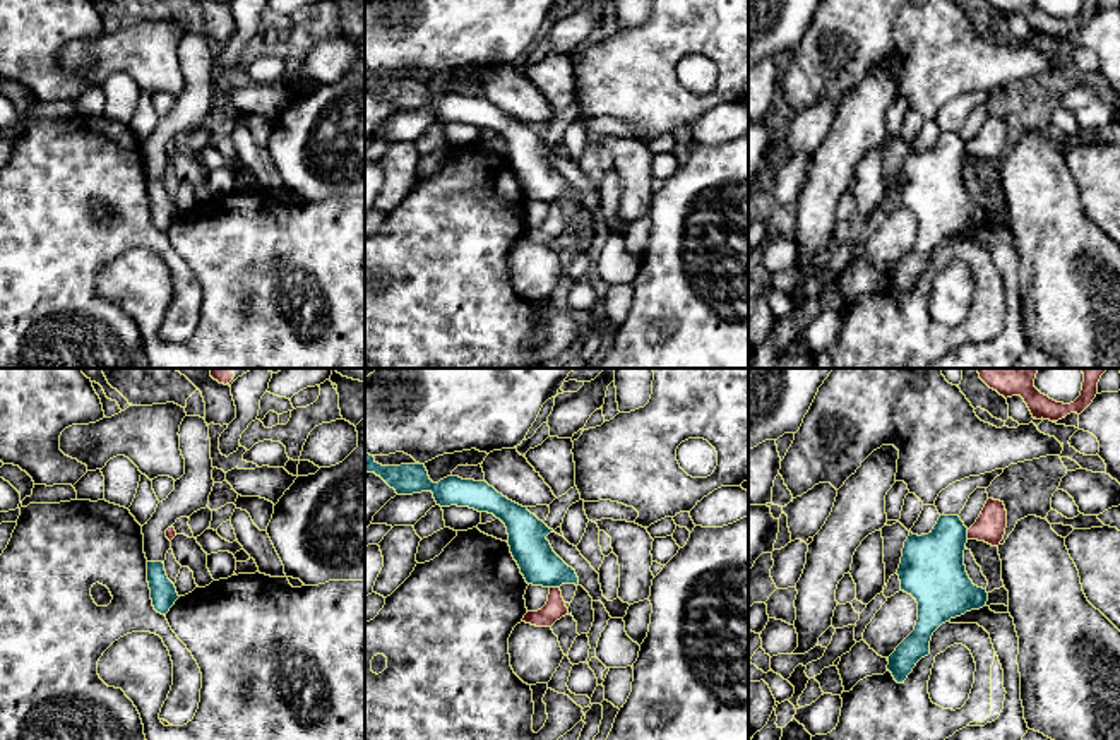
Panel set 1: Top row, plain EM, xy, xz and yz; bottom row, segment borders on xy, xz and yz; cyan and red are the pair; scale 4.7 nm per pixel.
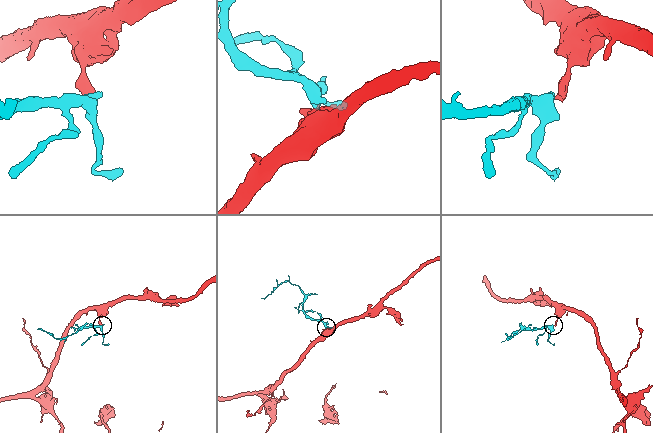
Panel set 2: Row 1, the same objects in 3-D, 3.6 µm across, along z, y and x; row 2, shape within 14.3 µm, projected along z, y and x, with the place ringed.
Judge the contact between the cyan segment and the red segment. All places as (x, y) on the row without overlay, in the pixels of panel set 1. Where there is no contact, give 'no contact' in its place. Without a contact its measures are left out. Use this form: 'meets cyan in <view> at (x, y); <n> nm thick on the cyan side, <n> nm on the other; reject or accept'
meets cyan in xz at (555, 202); 190 nm thick on the cyan side, 100 nm on the other; reject

